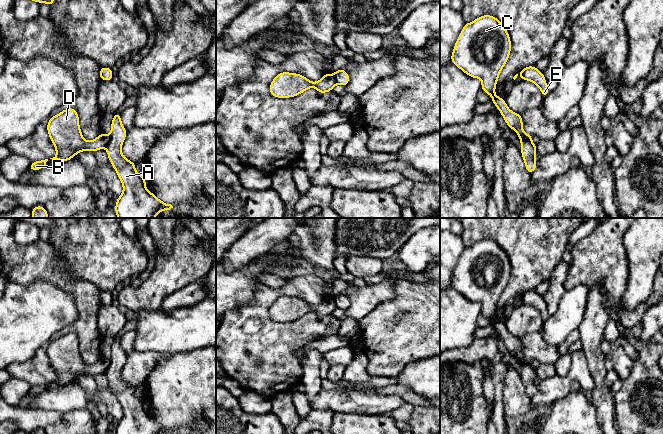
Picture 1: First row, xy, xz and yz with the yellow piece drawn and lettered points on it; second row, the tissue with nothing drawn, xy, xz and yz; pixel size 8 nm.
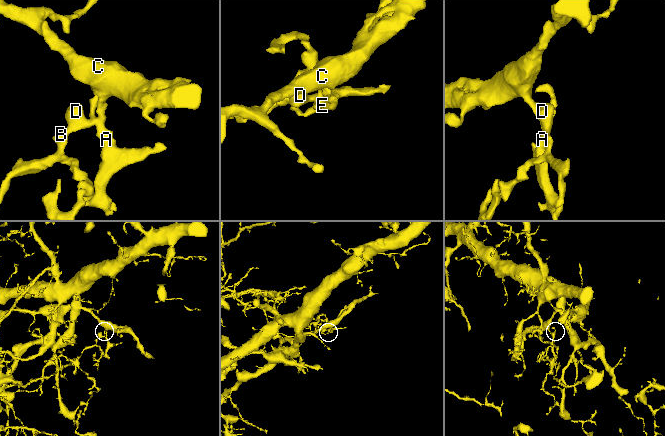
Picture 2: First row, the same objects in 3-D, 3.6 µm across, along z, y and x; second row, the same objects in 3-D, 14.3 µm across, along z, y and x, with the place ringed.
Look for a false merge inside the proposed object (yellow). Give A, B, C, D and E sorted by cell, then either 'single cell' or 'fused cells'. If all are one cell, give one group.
A C / B D E; fused cells

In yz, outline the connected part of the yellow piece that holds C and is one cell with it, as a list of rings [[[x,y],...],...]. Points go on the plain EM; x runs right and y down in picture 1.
[[[481,239],[473,246],[465,247],[461,257],[454,269],[451,278],[451,286],[472,302],[480,302],[482,305],[481,314],[489,318],[493,328],[498,332],[506,348],[510,353],[517,356],[521,365],[521,378],[525,386],[525,392],[529,398],[537,392],[535,379],[537,377],[536,368],[525,362],[523,356],[523,346],[521,338],[512,336],[506,329],[505,323],[495,319],[496,308],[501,294],[508,285],[511,276],[511,263],[507,253],[501,246],[492,239]]]

